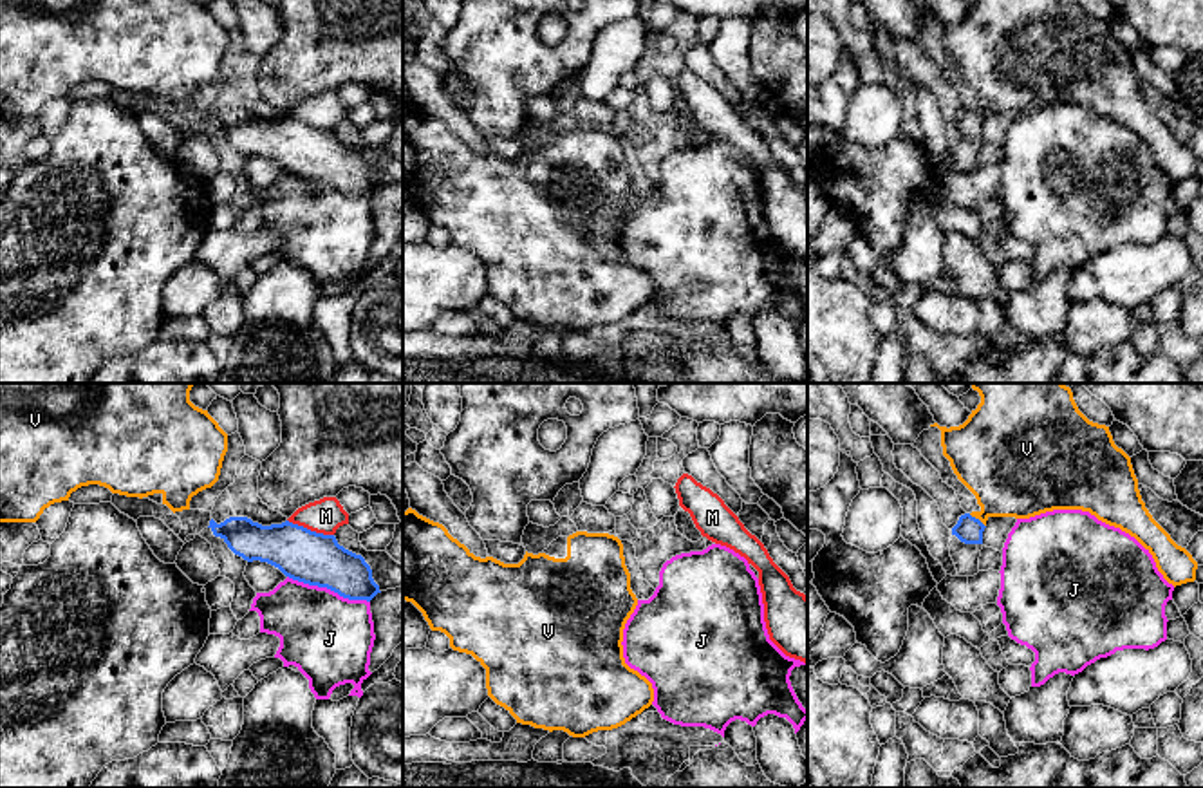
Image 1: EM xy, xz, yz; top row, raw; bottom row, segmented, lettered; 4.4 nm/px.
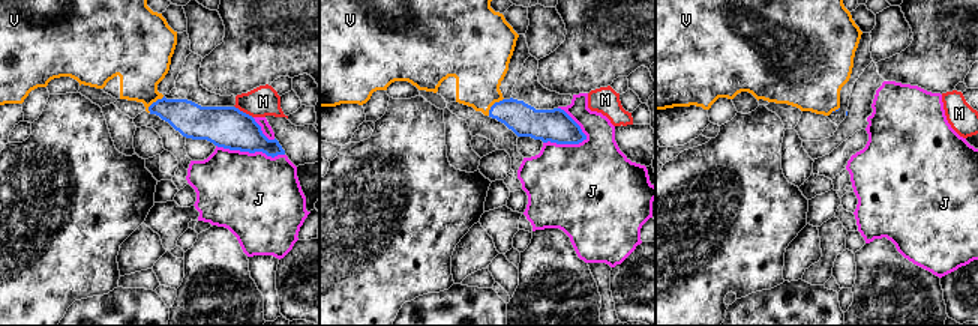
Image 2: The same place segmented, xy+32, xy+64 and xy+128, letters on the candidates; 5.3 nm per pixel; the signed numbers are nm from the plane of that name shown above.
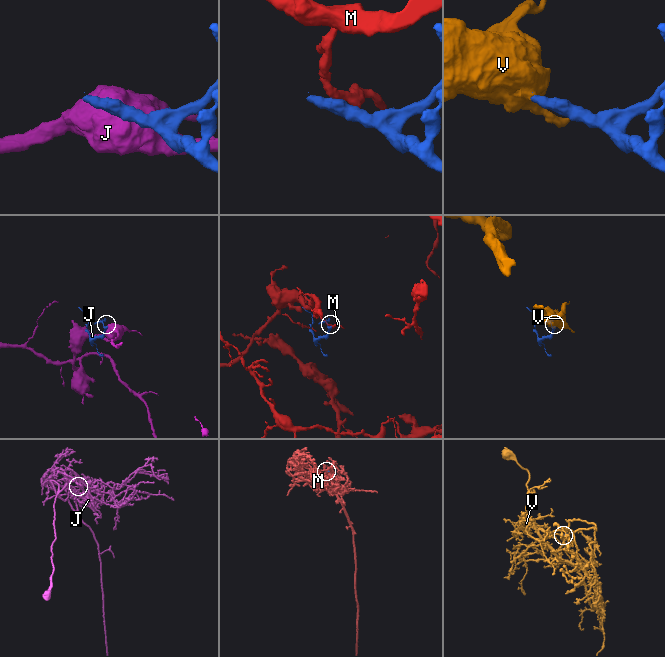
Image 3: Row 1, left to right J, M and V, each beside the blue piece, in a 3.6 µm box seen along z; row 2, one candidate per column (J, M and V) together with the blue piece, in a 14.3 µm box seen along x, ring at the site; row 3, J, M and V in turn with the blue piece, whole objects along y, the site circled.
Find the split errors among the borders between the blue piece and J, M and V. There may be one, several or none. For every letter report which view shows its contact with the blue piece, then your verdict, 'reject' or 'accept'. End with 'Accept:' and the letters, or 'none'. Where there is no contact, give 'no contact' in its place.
J: meets blue in xy; reject
M: meets blue in xy; reject
V: meets blue in yz; accept
Accept: V

